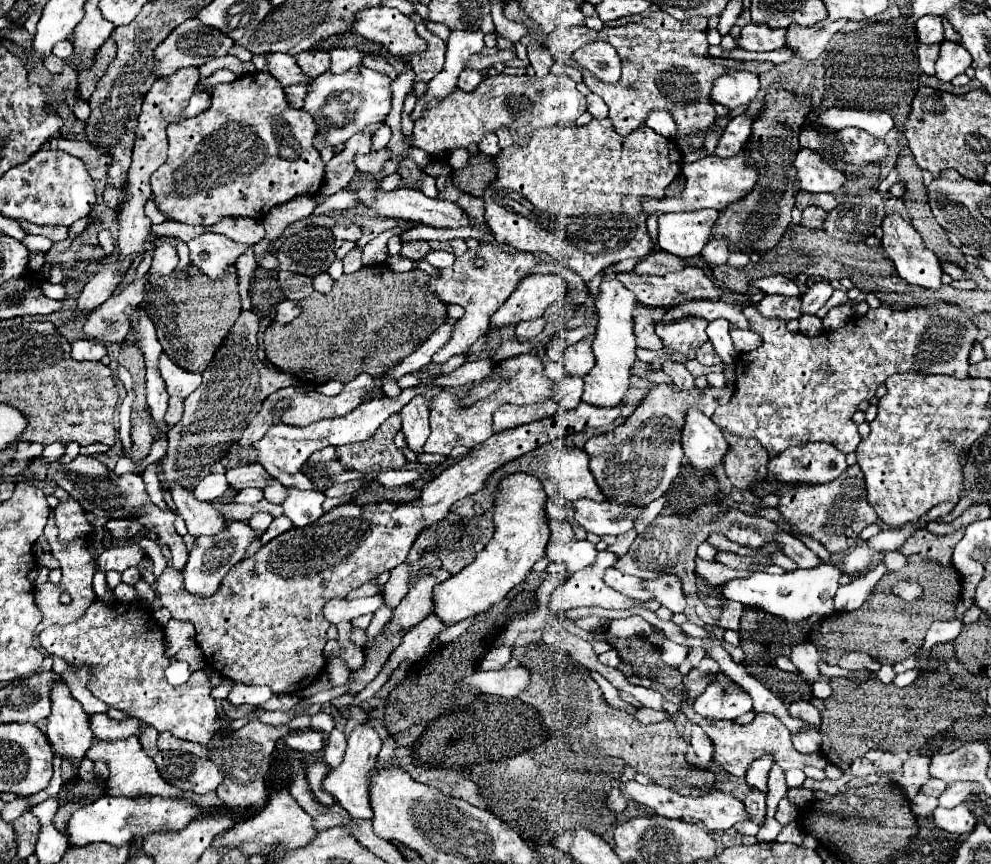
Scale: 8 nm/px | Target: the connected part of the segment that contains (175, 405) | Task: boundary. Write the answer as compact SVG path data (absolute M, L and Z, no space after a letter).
M170 397L170 401L168 401L168 411L166 411L166 415L164 415L164 421L166 421L168 425L176 425L176 423L180 421L180 417L182 417L182 399Z

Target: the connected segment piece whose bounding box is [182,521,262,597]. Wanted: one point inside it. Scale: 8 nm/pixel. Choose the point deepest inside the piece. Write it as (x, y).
(211, 558)

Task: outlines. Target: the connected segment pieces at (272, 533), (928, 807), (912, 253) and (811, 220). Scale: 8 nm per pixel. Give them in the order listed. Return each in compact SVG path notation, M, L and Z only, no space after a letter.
M276 517L276 519L272 521L272 525L268 527L268 531L260 537L260 541L262 541L262 545L266 545L266 543L268 543L268 541L272 541L274 537L278 537L278 535L282 535L282 533L290 531L290 529L292 529L290 519L286 519L286 517Z
M922 793L917 794L910 803L916 817L928 817L938 807L938 799Z
M888 215L882 221L882 229L884 229L884 237L882 237L882 247L888 253L888 257L892 259L892 263L896 265L898 275L912 285L918 285L922 289L930 289L930 291L938 291L942 285L942 269L938 267L938 257L926 249L922 237L918 235L918 231L910 225L910 221L902 219L900 215Z
M806 207L802 225L808 227L808 229L824 229L822 227L824 219L826 219L826 211L824 209L820 209L820 207Z

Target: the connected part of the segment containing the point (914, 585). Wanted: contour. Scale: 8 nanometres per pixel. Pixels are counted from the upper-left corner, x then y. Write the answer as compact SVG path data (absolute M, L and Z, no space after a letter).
M898 581L892 587L892 593L904 601L914 601L922 597L922 585L918 581Z

